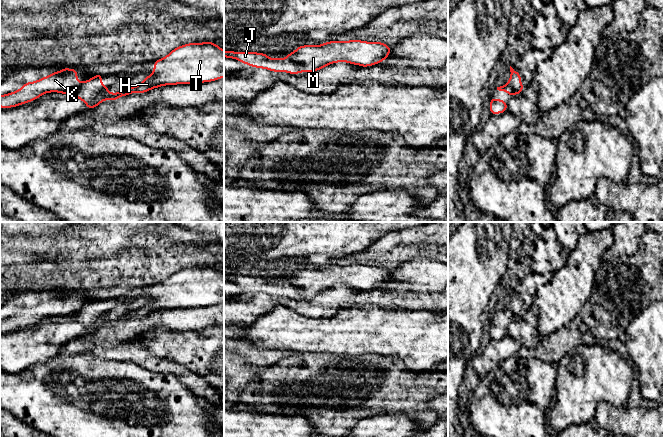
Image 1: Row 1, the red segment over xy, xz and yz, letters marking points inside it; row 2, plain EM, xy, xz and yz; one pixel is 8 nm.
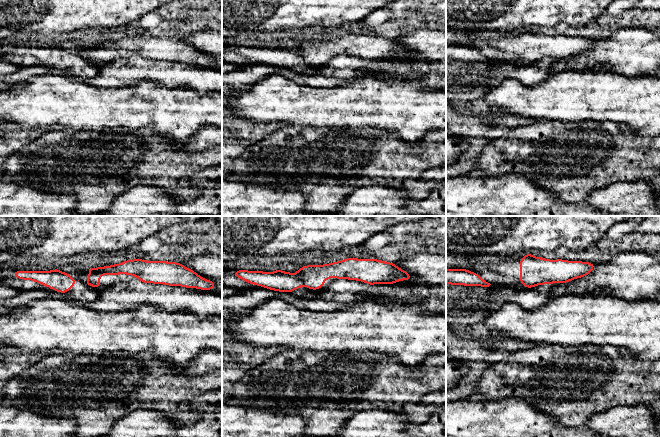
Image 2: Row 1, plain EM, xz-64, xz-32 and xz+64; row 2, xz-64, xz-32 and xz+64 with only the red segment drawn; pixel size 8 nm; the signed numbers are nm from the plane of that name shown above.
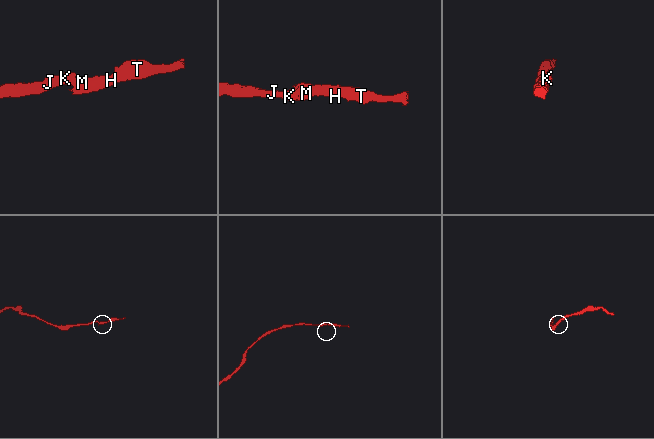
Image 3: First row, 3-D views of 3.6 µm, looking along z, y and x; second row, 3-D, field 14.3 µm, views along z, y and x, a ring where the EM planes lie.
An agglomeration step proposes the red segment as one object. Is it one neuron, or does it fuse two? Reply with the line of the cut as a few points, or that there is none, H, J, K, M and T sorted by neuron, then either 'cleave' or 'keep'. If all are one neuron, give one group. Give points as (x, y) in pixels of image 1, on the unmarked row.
xz (287, 279), (299, 286), (305, 294) | H M T / J K | cleave

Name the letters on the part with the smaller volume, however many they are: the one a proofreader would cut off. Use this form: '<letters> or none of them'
H, M, T

